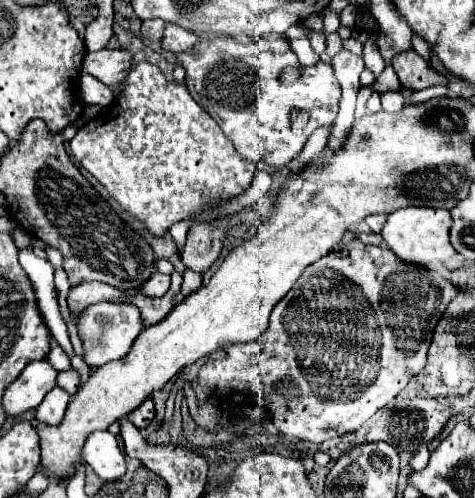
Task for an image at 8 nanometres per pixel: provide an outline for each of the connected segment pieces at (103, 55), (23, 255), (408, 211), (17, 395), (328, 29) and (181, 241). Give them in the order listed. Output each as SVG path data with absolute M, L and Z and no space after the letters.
M100 49L94 53L86 53L82 71L94 75L102 83L106 83L112 91L116 91L116 85L126 77L132 63L132 55L128 51L112 51L112 49Z
M22 249L20 251L20 265L26 271L26 275L30 277L32 285L34 285L38 307L44 315L46 325L50 327L54 339L64 349L64 353L68 357L72 357L74 349L72 349L72 343L70 343L70 337L68 337L66 321L62 319L62 313L60 313L52 263L46 257L36 255L32 249Z
M404 207L404 209L398 209L396 213L388 215L388 221L380 235L384 237L384 245L390 247L404 263L414 263L414 265L426 267L426 265L434 263L434 259L446 261L456 253L452 249L452 243L448 237L450 225L452 225L450 211L428 209L428 207Z
M32 361L16 381L12 381L4 391L4 411L8 415L20 415L24 411L36 409L46 393L56 387L56 371L44 361Z
M324 9L324 35L330 35L330 33L334 33L334 31L338 31L338 27L340 27L340 21L338 21L338 15L334 15L334 13L330 13L328 9Z
M184 220L171 226L169 233L177 244L178 251L181 252L186 243L186 236L190 227L190 221Z

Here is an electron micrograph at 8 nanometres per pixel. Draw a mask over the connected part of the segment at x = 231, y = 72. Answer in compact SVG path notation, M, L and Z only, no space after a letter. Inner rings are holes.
M232 37L228 39L204 39L196 49L178 53L178 63L186 69L186 87L196 103L200 103L210 117L220 125L220 129L228 135L228 139L234 143L238 153L254 163L268 163L272 167L286 165L286 161L292 161L300 145L296 147L296 135L308 135L318 127L330 127L336 113L338 113L338 101L340 101L340 85L336 83L336 77L332 73L332 65L318 63L314 67L302 67L288 47L288 43L282 37L262 37L258 41L250 43L238 43ZM286 67L296 67L300 71L300 77L294 85L282 83L282 73Z

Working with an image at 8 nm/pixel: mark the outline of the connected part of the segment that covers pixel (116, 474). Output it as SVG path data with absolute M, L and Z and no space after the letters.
M96 431L88 435L82 447L82 461L90 465L104 481L116 481L126 471L118 441L108 431Z

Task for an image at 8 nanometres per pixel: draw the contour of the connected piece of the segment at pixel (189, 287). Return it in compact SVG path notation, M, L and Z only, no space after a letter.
M186 269L184 271L184 283L182 283L182 293L184 295L190 295L192 291L200 289L202 287L202 275L192 271L192 269Z

